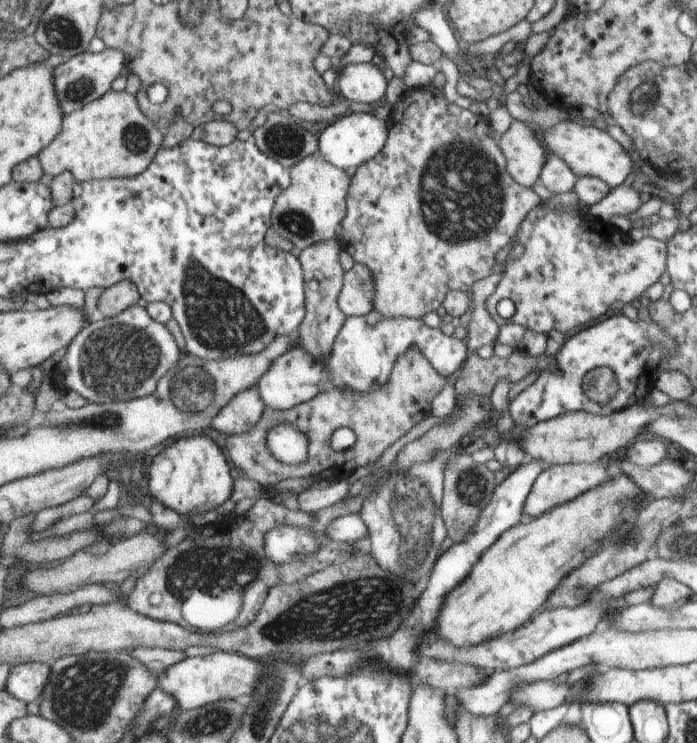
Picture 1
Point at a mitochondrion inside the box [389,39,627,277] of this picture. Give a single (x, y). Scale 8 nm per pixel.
(462, 198)

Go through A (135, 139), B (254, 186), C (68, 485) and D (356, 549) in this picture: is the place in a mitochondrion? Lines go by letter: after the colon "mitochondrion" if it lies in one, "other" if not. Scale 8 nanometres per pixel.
A: mitochondrion
B: other
C: other
D: other

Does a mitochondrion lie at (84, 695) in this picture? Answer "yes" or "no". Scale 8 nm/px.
yes

